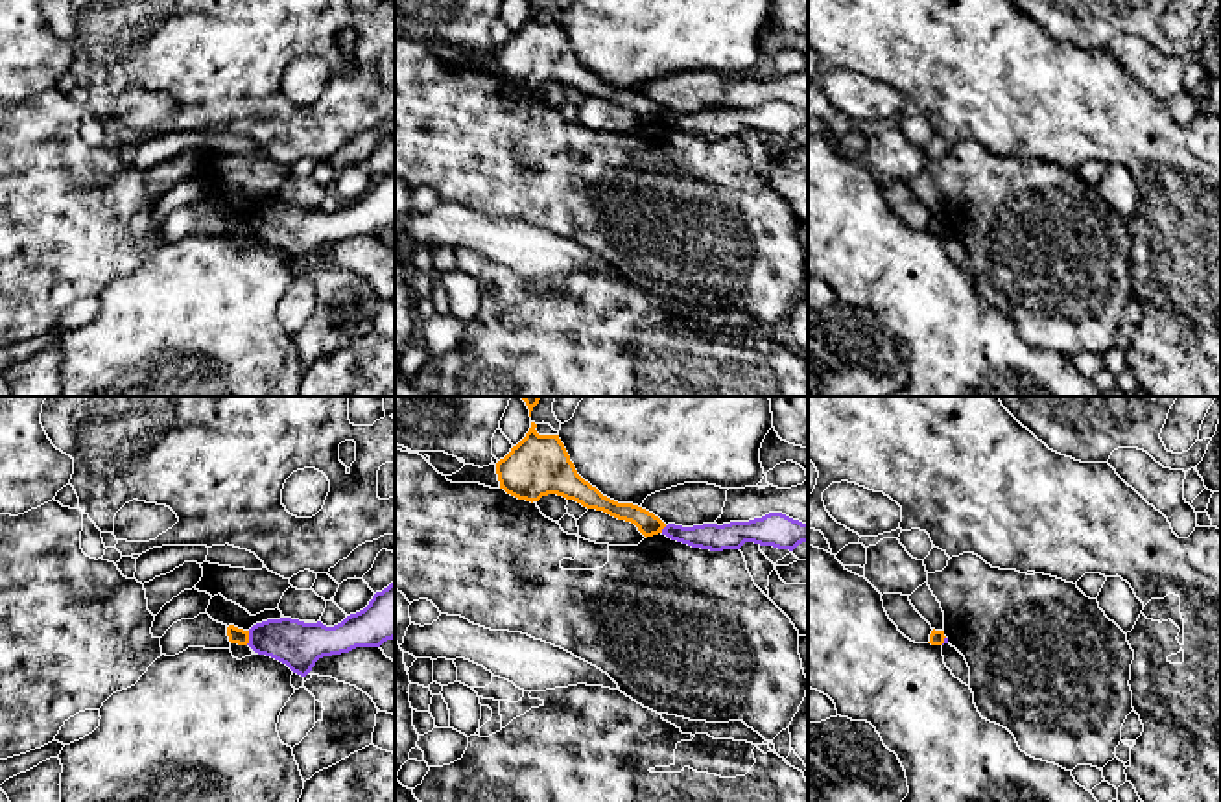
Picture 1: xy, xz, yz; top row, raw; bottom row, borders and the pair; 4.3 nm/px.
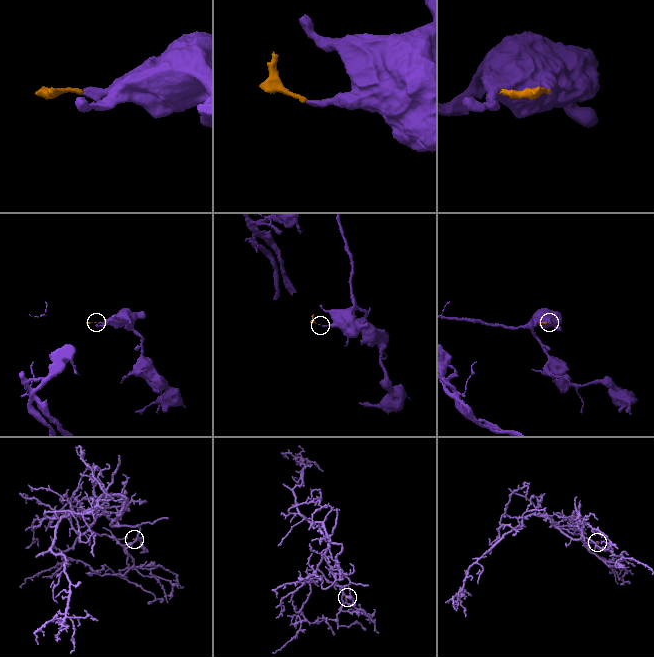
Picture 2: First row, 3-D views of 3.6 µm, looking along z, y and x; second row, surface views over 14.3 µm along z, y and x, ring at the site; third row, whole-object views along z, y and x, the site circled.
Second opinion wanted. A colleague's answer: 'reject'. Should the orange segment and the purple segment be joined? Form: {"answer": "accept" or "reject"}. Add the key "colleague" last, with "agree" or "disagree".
{"answer": "reject", "colleague": "agree"}

